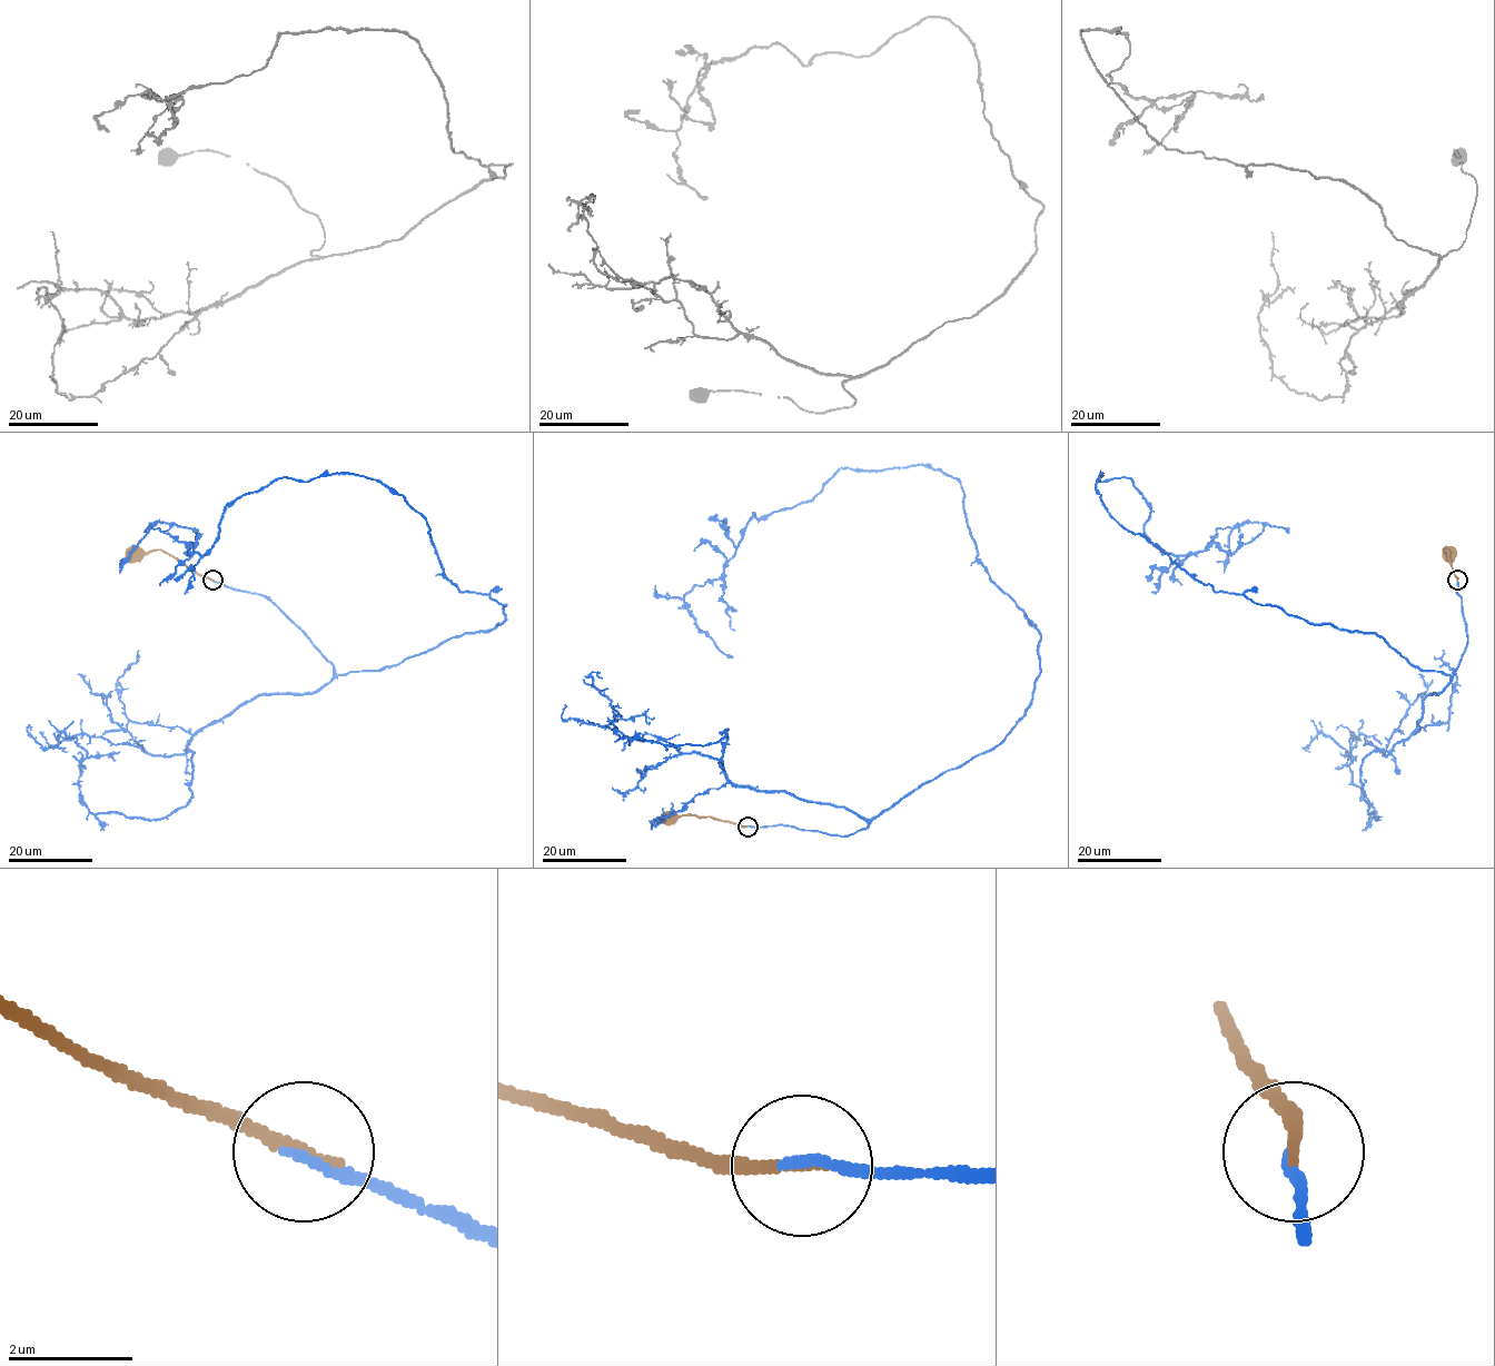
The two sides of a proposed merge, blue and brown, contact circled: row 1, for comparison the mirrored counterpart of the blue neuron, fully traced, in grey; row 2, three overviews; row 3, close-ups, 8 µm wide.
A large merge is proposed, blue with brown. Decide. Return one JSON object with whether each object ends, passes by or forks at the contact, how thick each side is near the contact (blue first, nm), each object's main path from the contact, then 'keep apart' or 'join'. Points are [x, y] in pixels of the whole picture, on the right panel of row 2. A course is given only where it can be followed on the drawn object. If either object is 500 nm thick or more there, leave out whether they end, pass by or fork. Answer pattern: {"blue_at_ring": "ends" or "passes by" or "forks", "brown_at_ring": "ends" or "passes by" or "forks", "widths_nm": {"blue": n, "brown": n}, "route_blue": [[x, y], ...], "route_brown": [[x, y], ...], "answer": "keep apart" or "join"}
{"blue_at_ring": "ends", "brown_at_ring": "ends", "widths_nm": {"blue": 170, "brown": 190}, "route_blue": [[1457, 580], [1467, 644], [1452, 675], [1422, 671], [1199, 582], [1096, 482], [1128, 477], [1175, 555], [1288, 531]], "route_brown": [[1457, 580], [1448, 554]], "answer": "join"}

